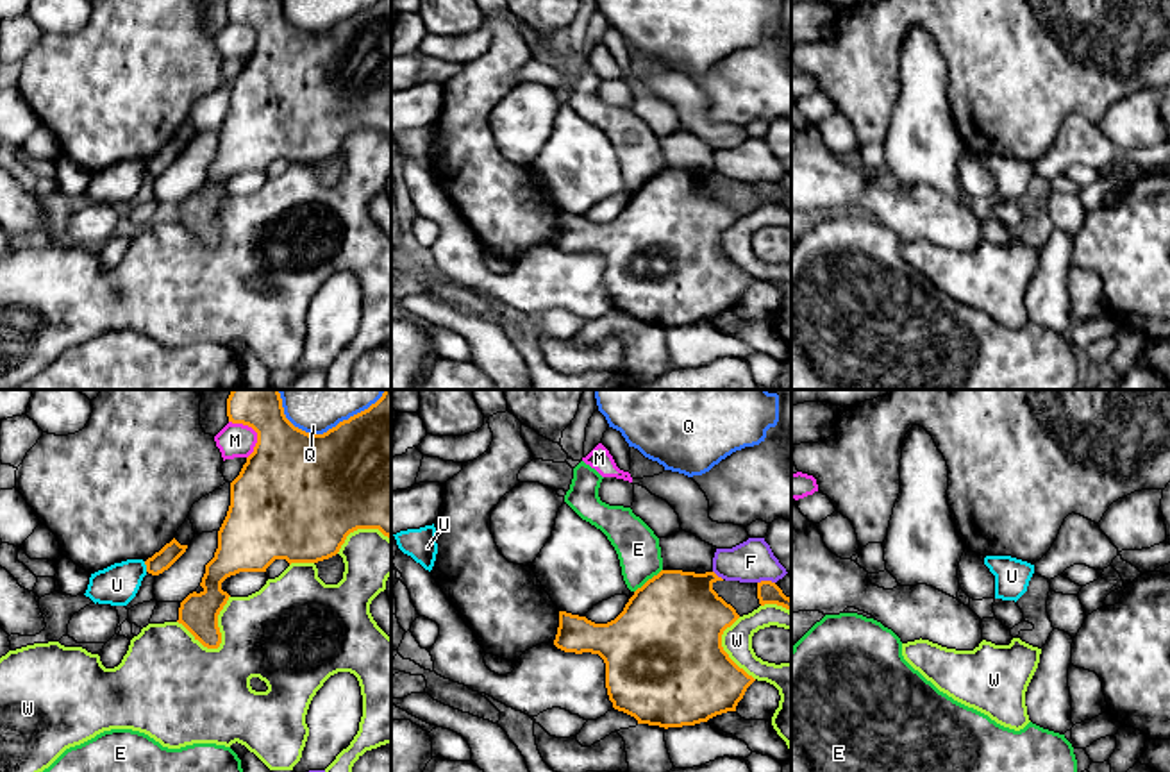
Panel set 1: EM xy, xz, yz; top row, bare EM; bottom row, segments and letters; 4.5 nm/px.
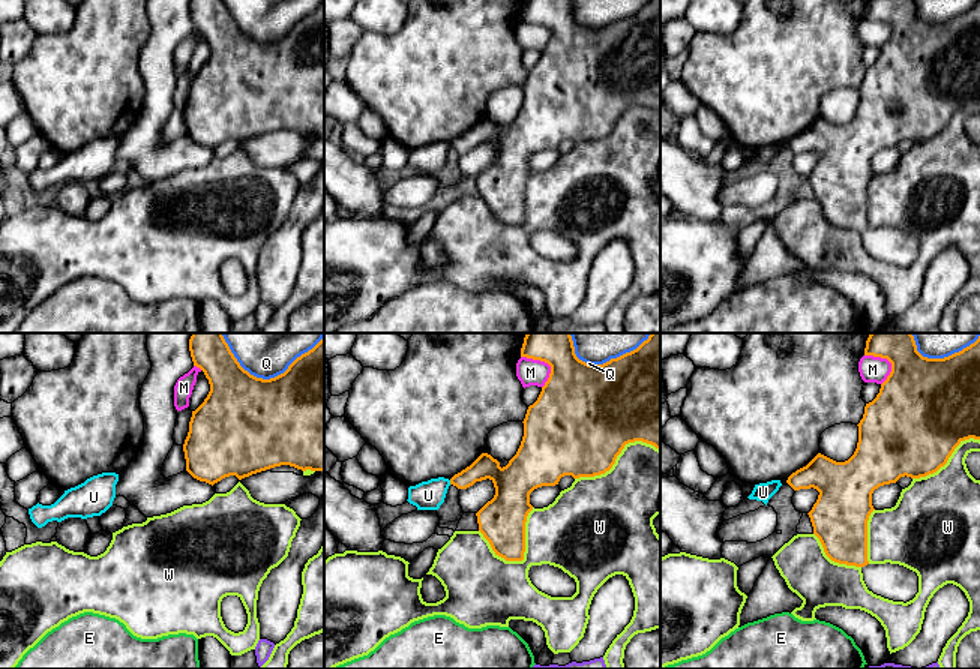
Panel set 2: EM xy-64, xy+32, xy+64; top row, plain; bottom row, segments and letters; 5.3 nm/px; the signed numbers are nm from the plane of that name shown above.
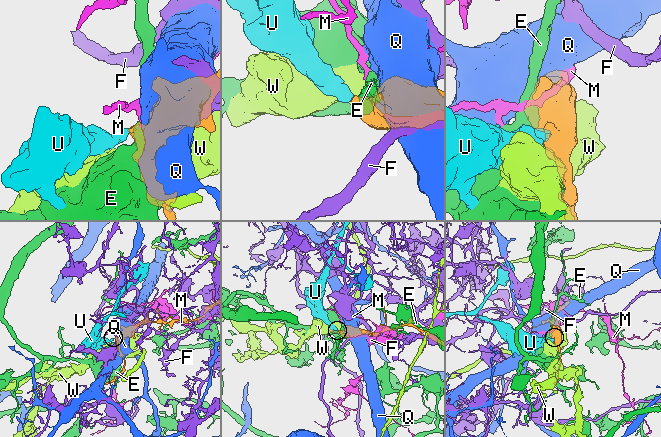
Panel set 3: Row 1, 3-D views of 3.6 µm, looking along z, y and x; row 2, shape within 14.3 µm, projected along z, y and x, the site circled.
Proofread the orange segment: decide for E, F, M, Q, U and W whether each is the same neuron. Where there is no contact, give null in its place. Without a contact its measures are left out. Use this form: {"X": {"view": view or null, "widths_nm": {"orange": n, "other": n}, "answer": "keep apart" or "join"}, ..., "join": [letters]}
{"E": {"view": "xz", "widths_nm": {"orange": 460, "other": 190}, "answer": "keep apart"}, "F": {"view": "xz", "widths_nm": {"orange": 400, "other": 190}, "answer": "keep apart"}, "M": {"view": "xy", "widths_nm": {"orange": 400, "other": 160}, "answer": "keep apart"}, "Q": {"view": "xy", "widths_nm": {"orange": 500, "other": 160}, "answer": "keep apart"}, "U": {"view": "xy", "widths_nm": {"orange": 90, "other": 190}, "answer": "keep apart"}, "W": {"view": "xy", "widths_nm": {"orange": 180, "other": 420}, "answer": "keep apart"}, "join": []}

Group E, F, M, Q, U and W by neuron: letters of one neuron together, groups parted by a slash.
E / F / M / Q / U / W

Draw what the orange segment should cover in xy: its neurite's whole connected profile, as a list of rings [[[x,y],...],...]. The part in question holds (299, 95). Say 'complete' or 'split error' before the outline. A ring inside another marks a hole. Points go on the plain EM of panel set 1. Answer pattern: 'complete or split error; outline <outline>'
complete; outline [[[227,0],[227,16],[257,32],[254,52],[230,82],[230,105],[218,130],[218,148],[205,164],[200,193],[179,207],[179,223],[207,248],[218,248],[218,214],[229,200],[221,182],[239,172],[266,172],[275,159],[318,163],[336,155],[357,129],[379,129],[391,139],[391,0],[339,21],[323,34],[295,27],[282,0]]]

